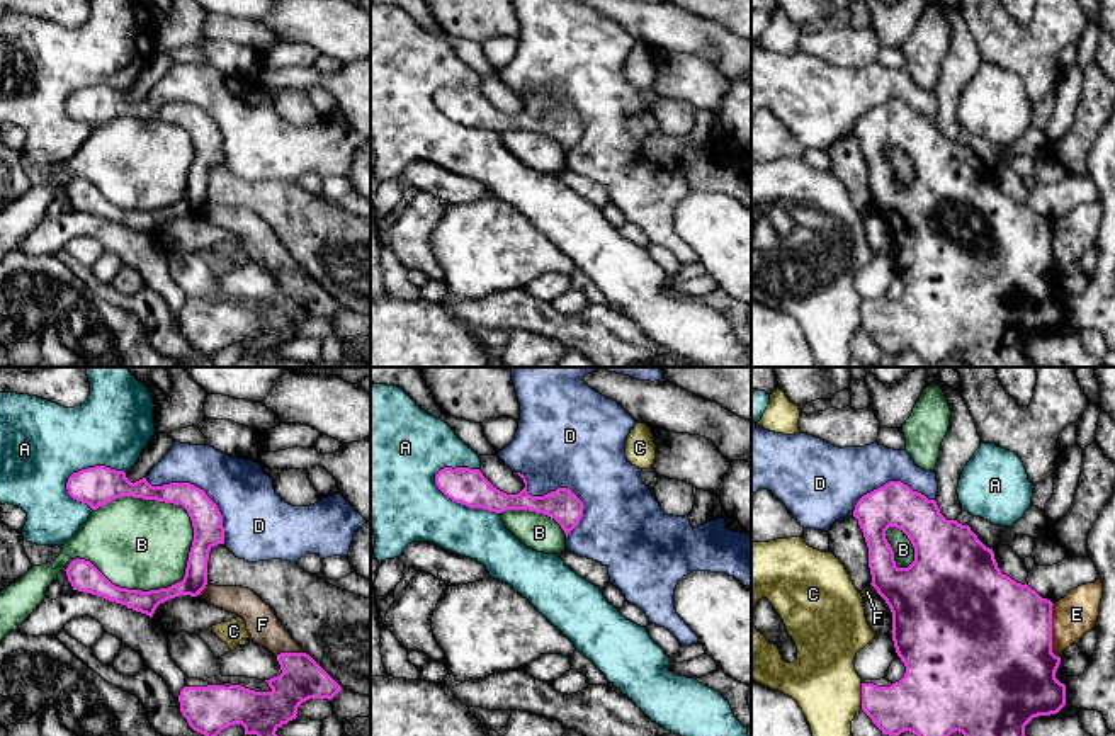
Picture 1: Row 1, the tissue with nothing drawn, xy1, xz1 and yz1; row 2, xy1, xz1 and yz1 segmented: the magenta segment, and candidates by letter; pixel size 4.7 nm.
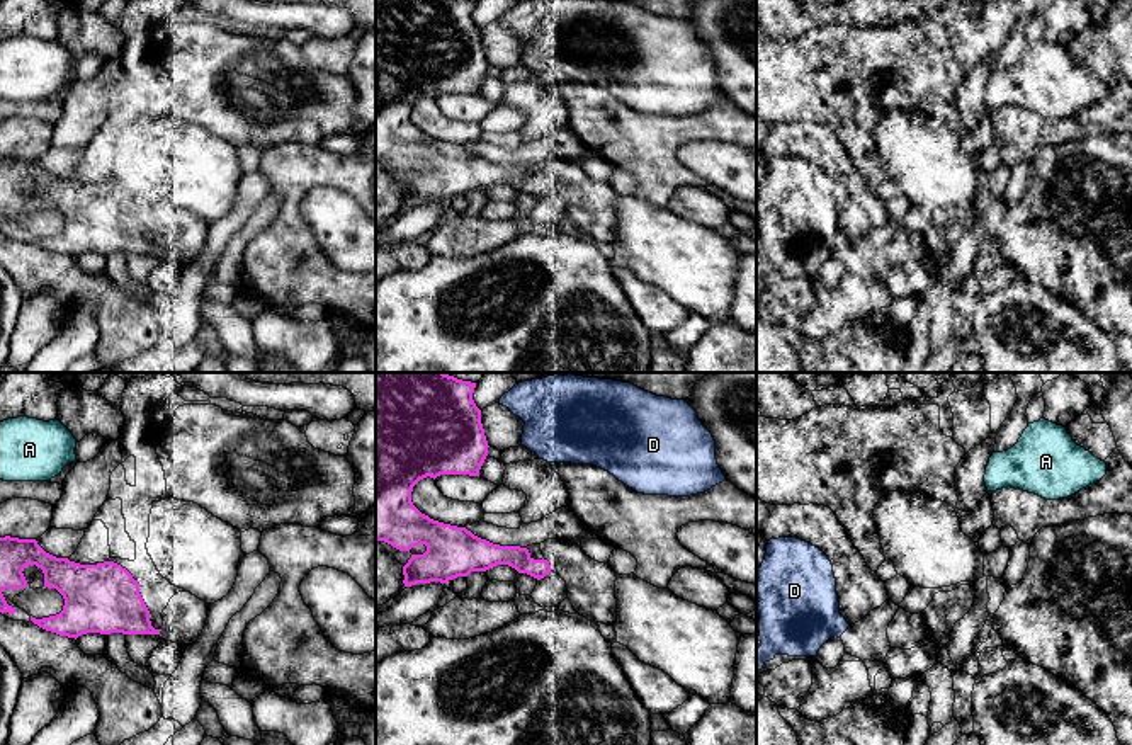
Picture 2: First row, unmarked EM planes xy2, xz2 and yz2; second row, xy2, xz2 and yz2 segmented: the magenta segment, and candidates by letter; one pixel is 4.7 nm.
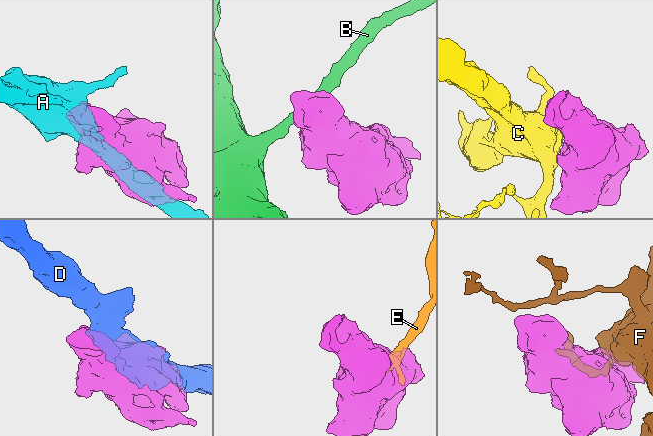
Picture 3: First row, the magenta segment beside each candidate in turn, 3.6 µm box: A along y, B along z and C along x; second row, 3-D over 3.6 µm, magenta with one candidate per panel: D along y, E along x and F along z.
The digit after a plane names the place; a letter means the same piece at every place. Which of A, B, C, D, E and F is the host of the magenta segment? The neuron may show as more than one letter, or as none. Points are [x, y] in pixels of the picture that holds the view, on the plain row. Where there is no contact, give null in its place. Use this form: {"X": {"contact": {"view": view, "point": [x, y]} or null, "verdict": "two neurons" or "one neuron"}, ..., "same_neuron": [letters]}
{"A": {"contact": {"view": "xz1", "point": [463, 123]}, "verdict": "two neurons"}, "B": {"contact": {"view": "xy1", "point": [152, 209]}, "verdict": "two neurons"}, "C": {"contact": {"view": "yz1", "point": [862, 317]}, "verdict": "two neurons"}, "D": {"contact": {"view": "xz1", "point": [563, 107]}, "verdict": "two neurons"}, "E": {"contact": {"view": "yz1", "point": [1051, 250]}, "verdict": "two neurons"}, "F": {"contact": {"view": "xy1", "point": [289, 272]}, "verdict": "two neurons"}, "same_neuron": []}

